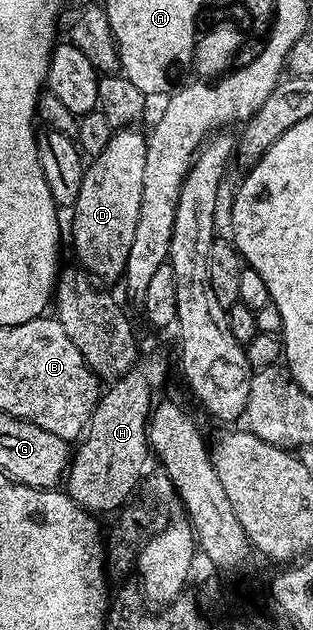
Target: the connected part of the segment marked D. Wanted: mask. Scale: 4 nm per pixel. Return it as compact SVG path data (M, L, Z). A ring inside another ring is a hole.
M137 128L116 131L112 140L107 144L107 148L103 148L103 152L96 154L88 163L83 176L83 188L79 188L79 200L71 208L73 250L78 258L76 261L94 279L102 283L113 282L116 278L118 281L124 275L127 256L131 252L131 239L135 237L135 224L139 224L139 200L143 200L143 167L147 160L145 139L146 135L140 134Z

